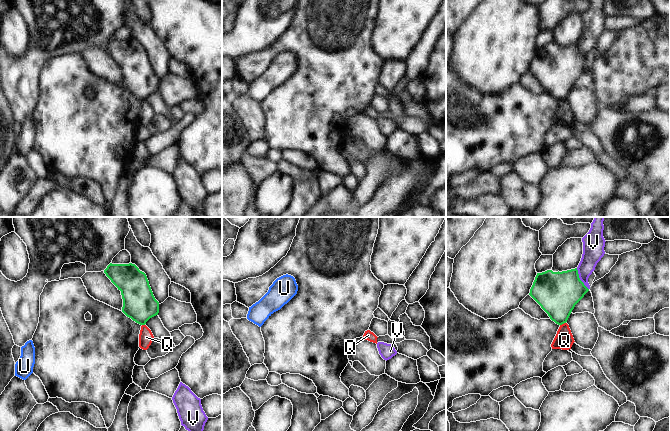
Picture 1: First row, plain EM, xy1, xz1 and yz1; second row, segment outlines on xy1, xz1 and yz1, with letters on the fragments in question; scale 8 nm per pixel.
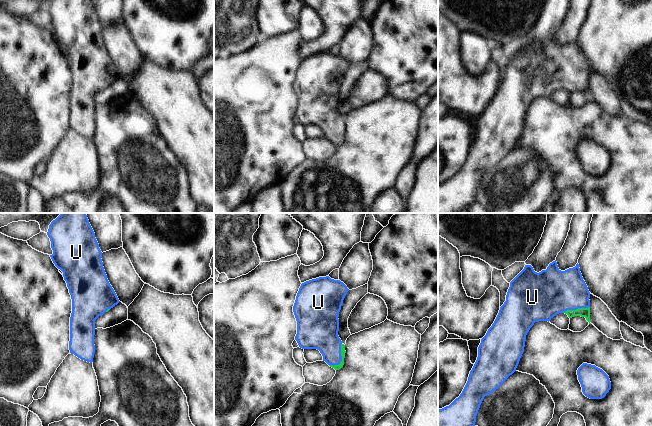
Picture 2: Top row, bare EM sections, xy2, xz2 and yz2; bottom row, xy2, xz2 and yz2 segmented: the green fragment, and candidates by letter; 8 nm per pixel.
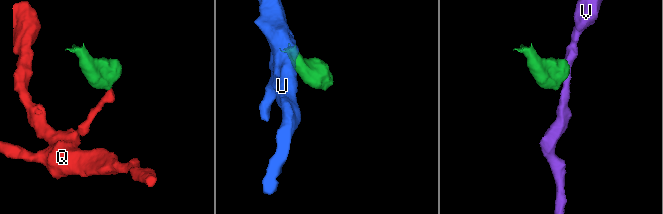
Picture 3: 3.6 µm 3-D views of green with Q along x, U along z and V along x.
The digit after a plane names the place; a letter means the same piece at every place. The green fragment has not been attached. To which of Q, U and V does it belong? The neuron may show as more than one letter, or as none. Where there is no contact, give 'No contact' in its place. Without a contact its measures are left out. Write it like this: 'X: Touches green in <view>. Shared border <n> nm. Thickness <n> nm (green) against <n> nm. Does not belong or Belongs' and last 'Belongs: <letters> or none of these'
Q: Touches green in yz1. Shared border 50 nm. Thickness 340 nm (green) against 150 nm. Does not belong
U: Touches green in xz2. Shared border 200 nm. Thickness 50 nm (green) against 260 nm. Belongs
V: Touches green in yz1. Shared border 200 nm. Thickness 340 nm (green) against 160 nm. Does not belong
Belongs: U.

